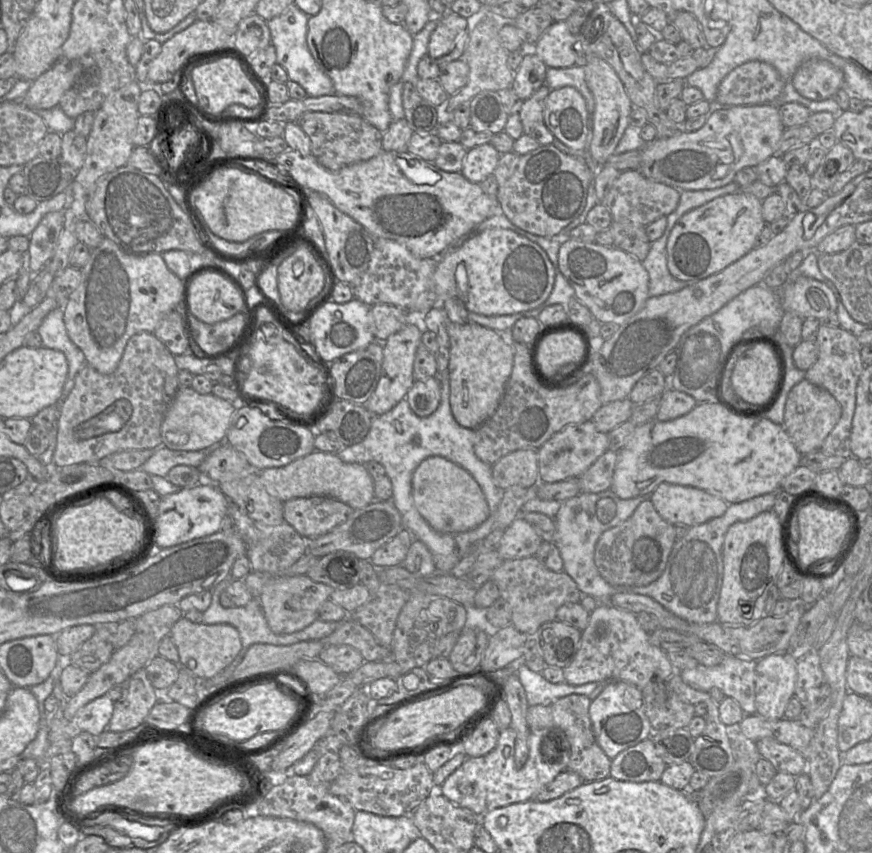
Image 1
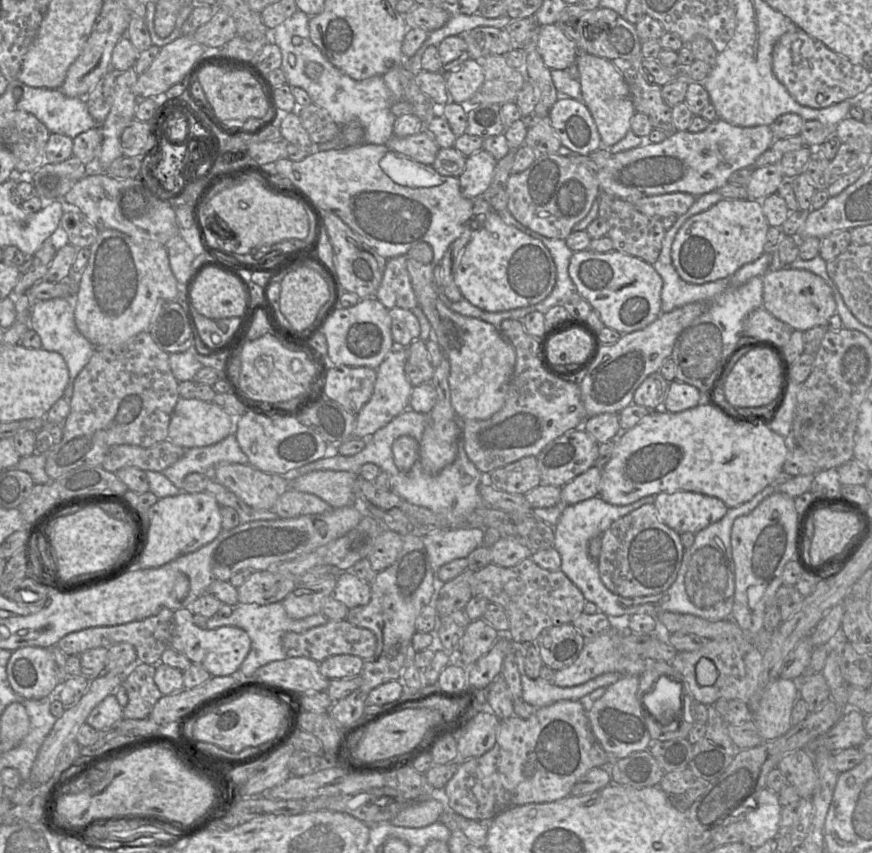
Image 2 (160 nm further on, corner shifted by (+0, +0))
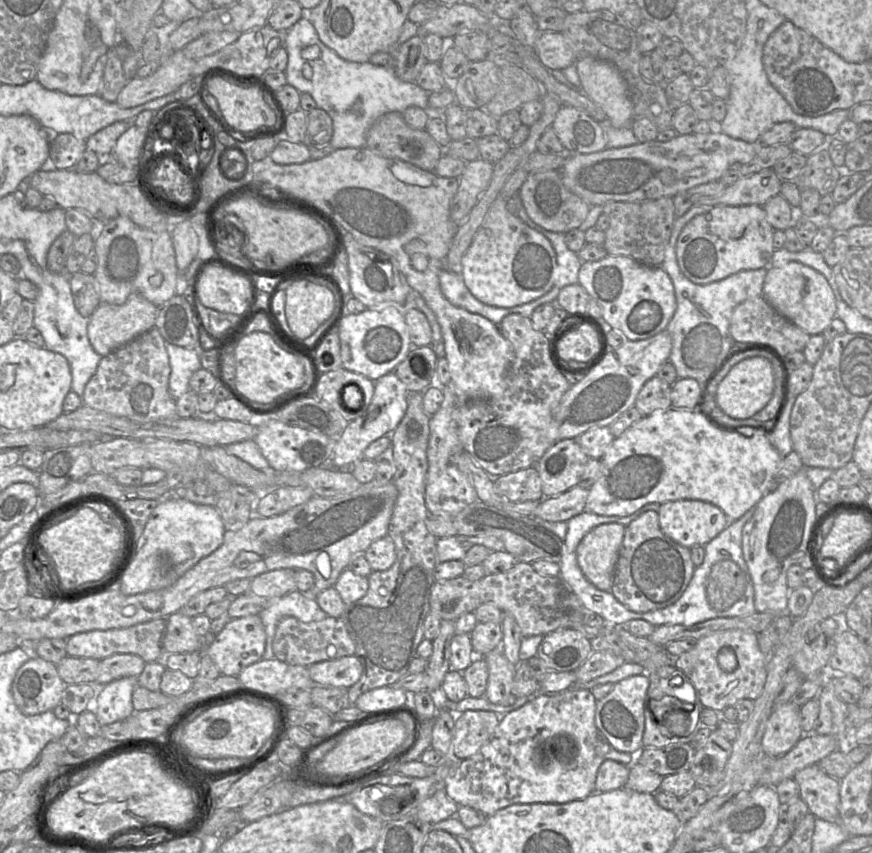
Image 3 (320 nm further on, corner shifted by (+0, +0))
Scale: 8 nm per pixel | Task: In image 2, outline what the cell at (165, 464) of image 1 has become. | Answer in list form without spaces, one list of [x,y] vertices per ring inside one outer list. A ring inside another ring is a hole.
[[[234,433],[216,444],[186,449],[183,456],[162,473],[182,490],[184,478],[188,474],[210,475],[216,466],[233,463],[249,464],[248,457],[241,450]]]

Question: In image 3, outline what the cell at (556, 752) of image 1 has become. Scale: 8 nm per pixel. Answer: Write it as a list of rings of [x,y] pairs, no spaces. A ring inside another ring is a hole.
[[[567,689],[558,693],[539,694],[520,708],[500,716],[500,722],[496,727],[490,741],[483,745],[477,753],[471,757],[457,762],[457,767],[447,777],[444,791],[459,806],[469,806],[479,810],[487,816],[493,815],[496,811],[518,803],[567,803],[583,799],[595,792],[595,781],[597,771],[605,760],[614,760],[626,766],[633,765],[637,760],[630,753],[620,752],[613,748],[606,737],[598,730],[595,724],[596,699],[589,689]]]

